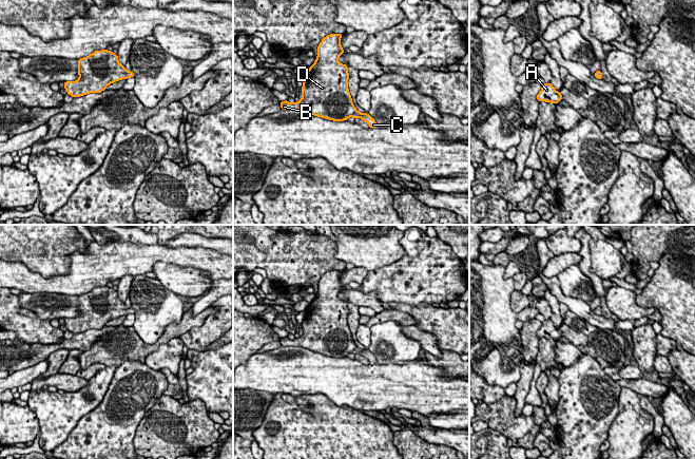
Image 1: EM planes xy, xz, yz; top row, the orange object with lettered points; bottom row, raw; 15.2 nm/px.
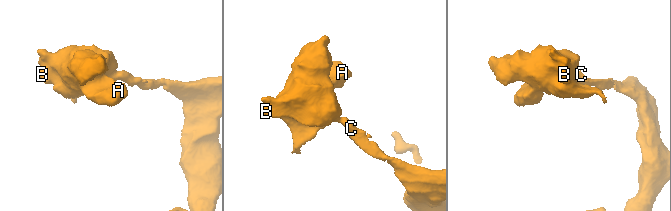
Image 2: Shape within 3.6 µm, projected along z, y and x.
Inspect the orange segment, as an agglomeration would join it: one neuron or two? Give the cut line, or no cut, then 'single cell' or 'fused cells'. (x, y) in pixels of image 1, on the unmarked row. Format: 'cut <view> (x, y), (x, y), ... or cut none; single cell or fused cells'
cut none; single cell

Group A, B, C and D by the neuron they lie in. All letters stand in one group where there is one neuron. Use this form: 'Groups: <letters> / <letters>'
Groups: A B C D

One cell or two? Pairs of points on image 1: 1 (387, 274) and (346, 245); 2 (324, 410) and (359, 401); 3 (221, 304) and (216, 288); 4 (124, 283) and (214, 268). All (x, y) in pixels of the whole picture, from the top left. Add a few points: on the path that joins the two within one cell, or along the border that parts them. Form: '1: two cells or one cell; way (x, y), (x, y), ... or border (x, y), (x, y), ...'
1: two cells; border (401, 257), (368, 271)
2: two cells; border (320, 394), (338, 405), (348, 405), (364, 412)
3: two cells; border (221, 295), (210, 306)
4: two cells; border (133, 275), (126, 274), (118, 279)

